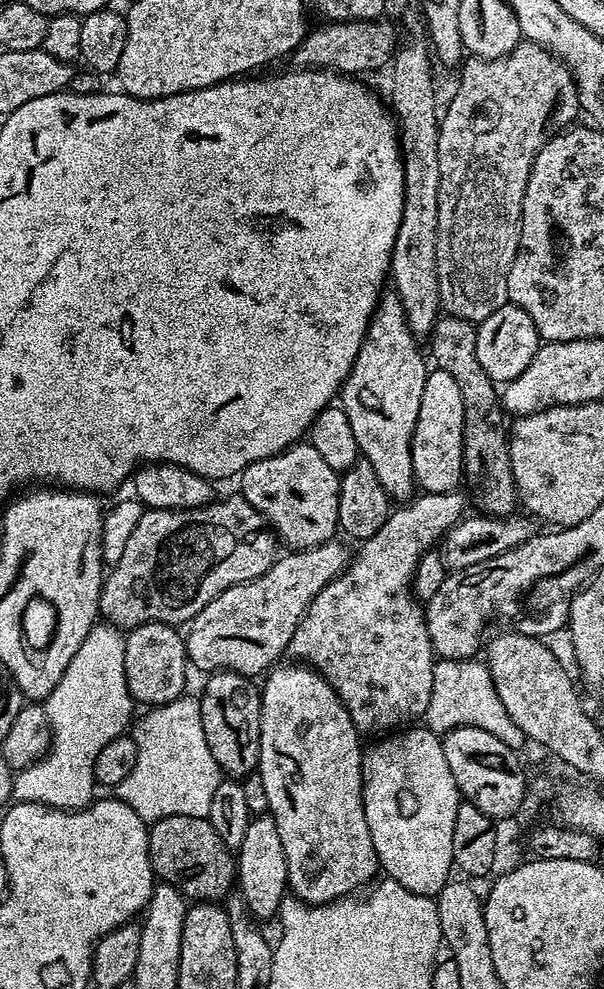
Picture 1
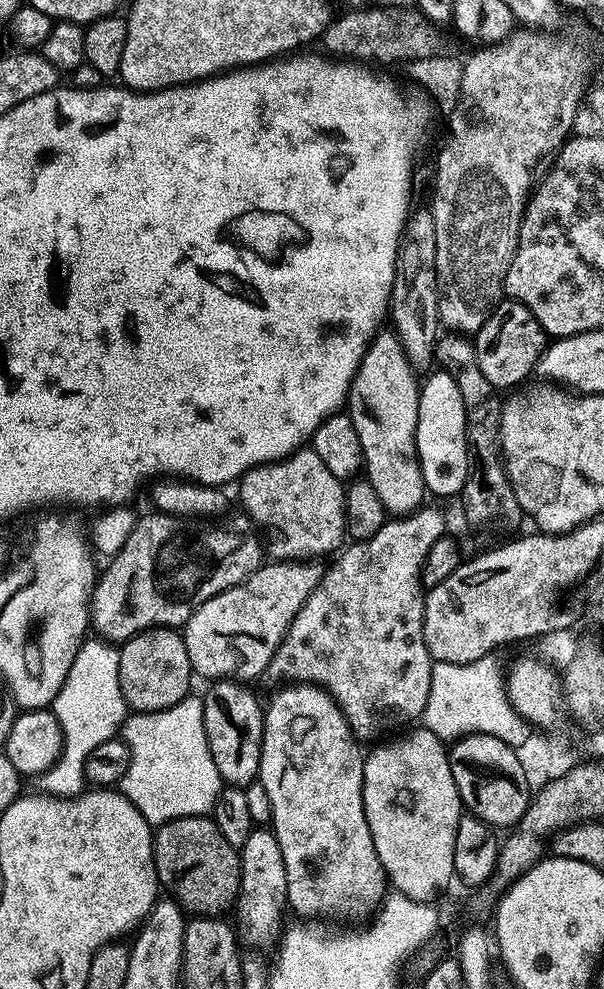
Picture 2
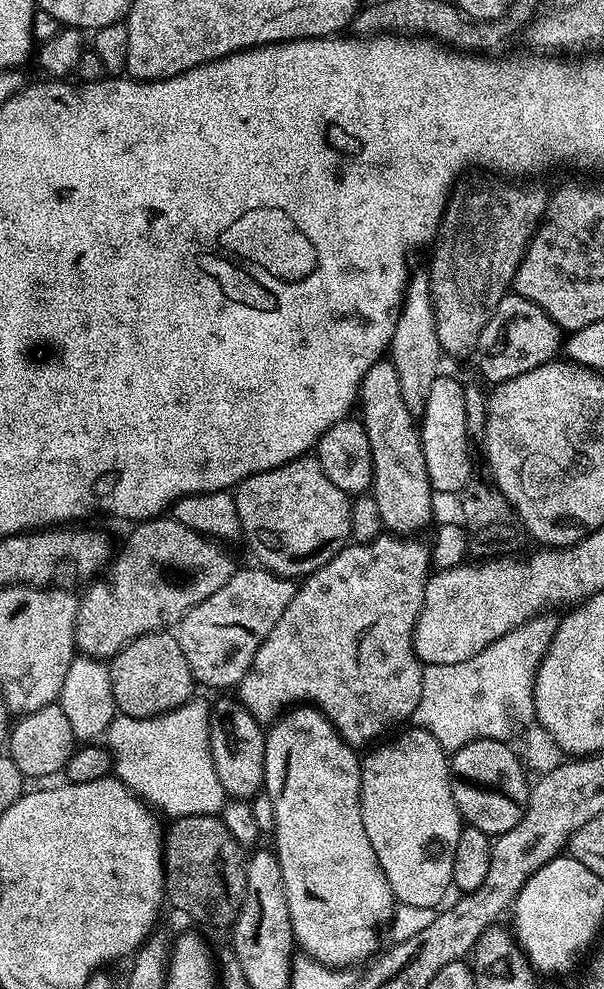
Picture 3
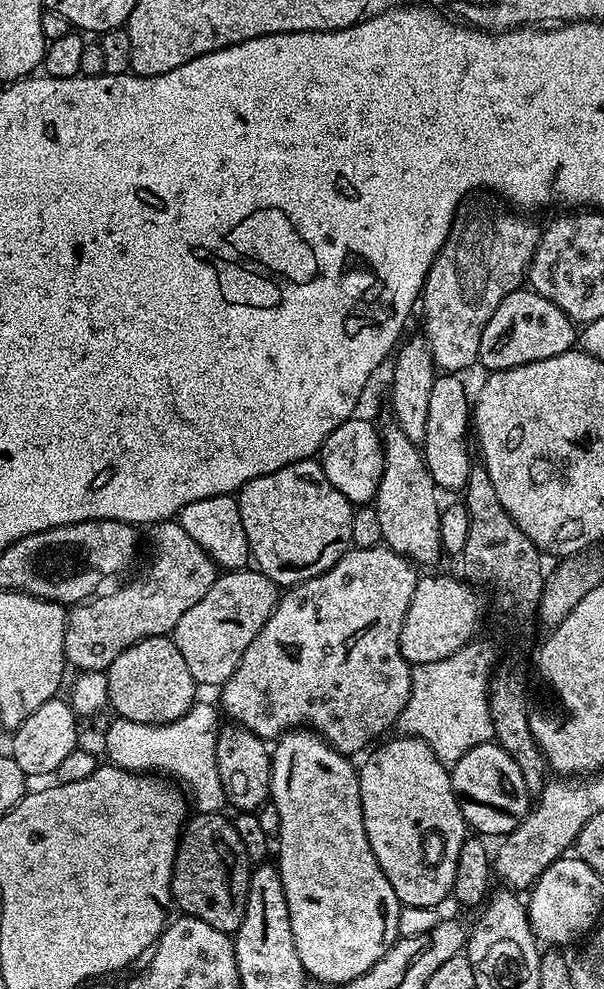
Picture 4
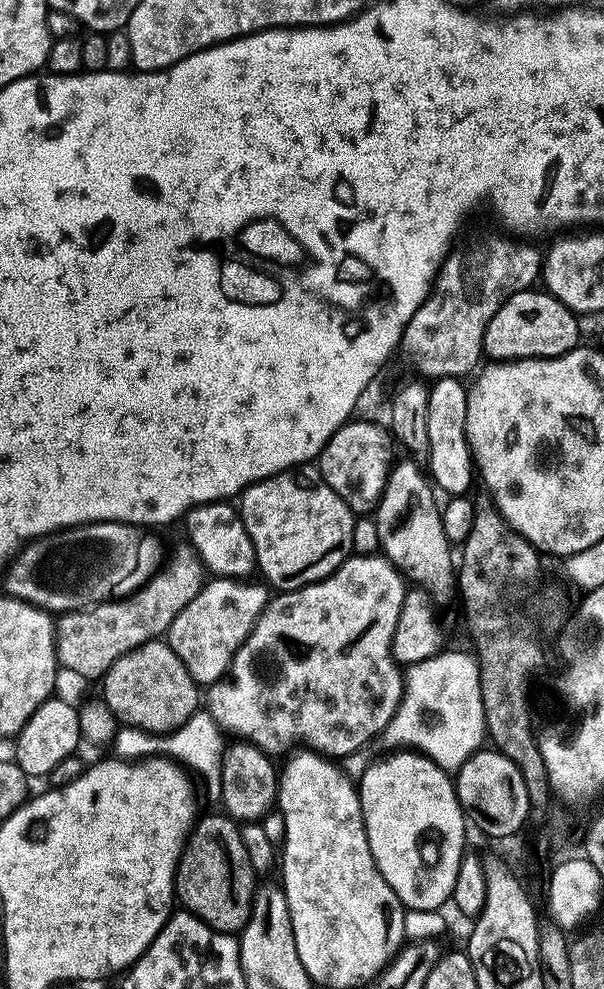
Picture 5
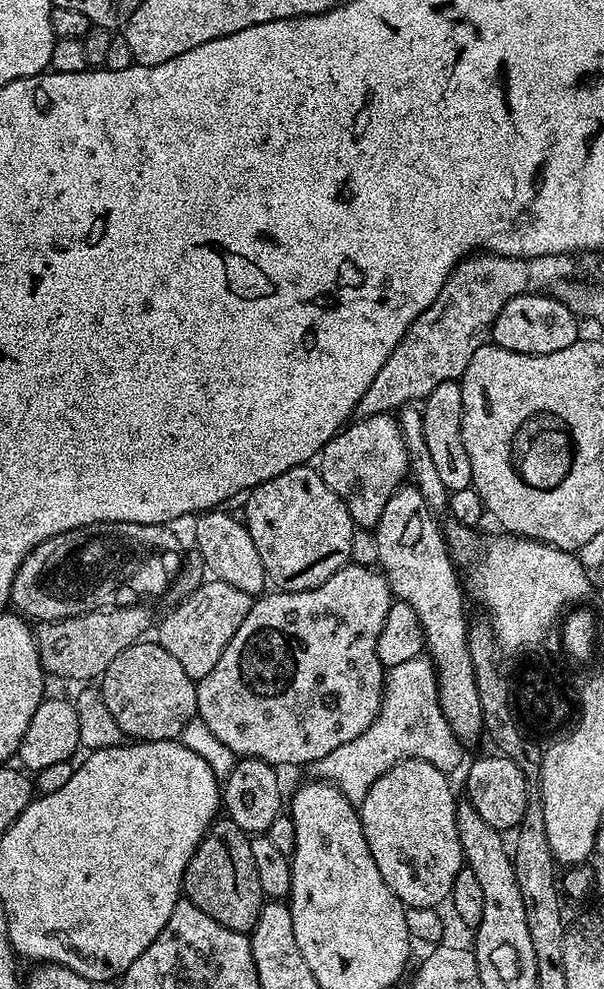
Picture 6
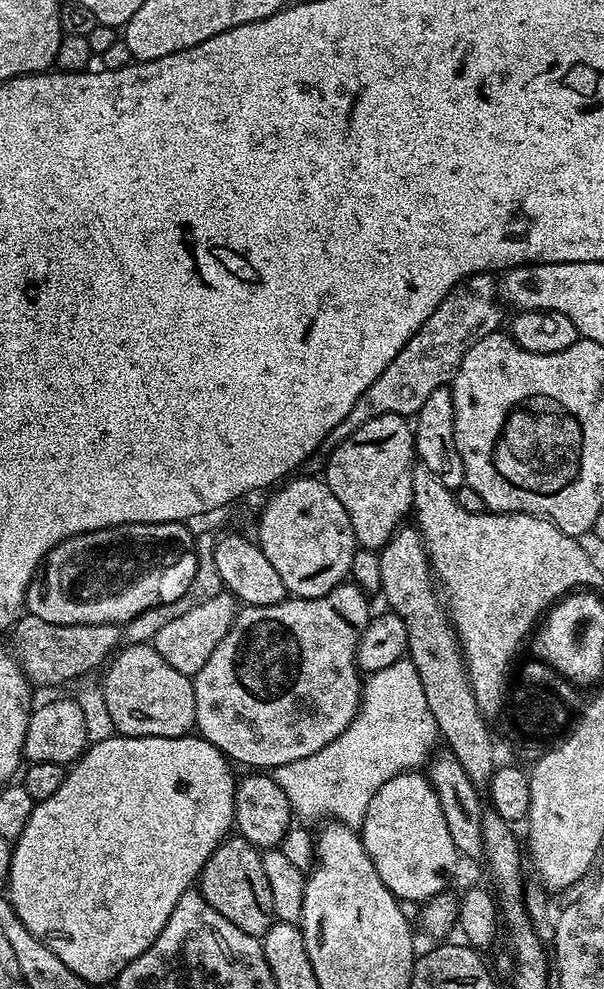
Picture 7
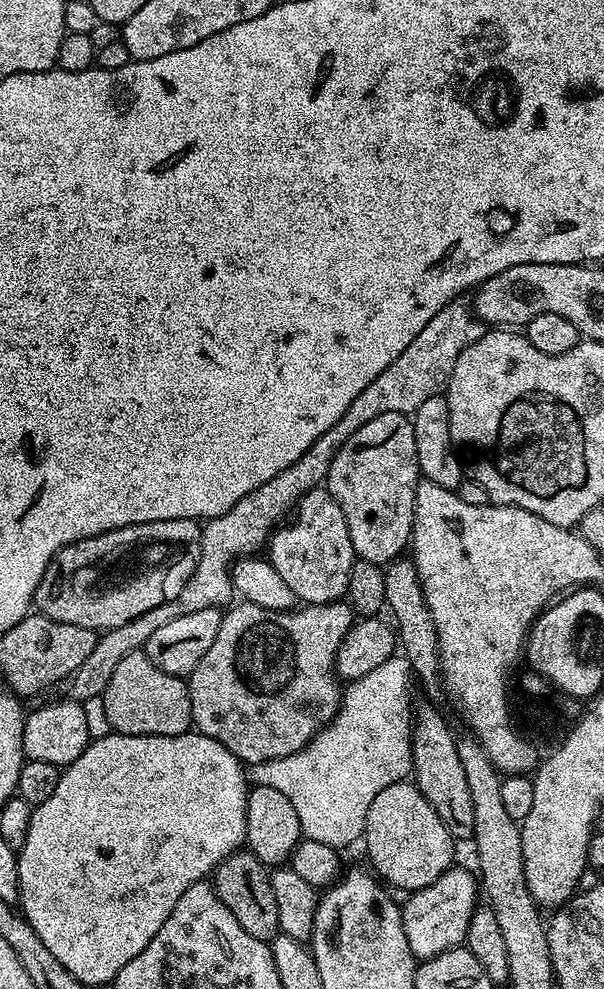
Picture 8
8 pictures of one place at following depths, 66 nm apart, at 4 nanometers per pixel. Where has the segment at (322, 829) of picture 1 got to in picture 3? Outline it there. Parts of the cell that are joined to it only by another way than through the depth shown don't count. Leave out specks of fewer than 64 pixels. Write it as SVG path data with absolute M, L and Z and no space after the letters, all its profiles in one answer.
M296 706L285 711L284 715L267 729L264 742L263 791L267 792L270 802L274 802L274 818L276 819L274 851L282 870L282 882L286 886L286 902L290 910L293 941L303 955L312 957L320 964L325 964L327 968L341 970L352 966L348 964L356 964L359 960L366 959L367 956L372 958L377 955L376 947L380 944L380 924L391 925L398 903L390 890L390 882L386 882L386 874L378 862L378 854L374 854L374 846L370 846L366 826L362 826L362 810L360 809L360 765L362 760L359 755L356 757L356 752L357 749L353 745L344 743L344 739L336 733L336 727L315 706Z

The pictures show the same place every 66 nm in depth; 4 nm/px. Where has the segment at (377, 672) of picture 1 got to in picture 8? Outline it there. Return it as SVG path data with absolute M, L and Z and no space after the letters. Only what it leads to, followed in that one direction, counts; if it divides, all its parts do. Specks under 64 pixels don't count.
M247 602L237 603L237 608L229 607L222 615L222 626L218 626L218 634L210 645L210 650L202 654L202 662L194 666L194 670L188 677L188 693L190 694L190 710L192 711L192 722L195 731L202 735L214 738L230 750L245 765L251 766L258 762L270 762L270 758L286 758L286 754L294 754L302 750L312 740L312 737L320 731L324 725L329 724L340 708L340 697L342 695L342 684L336 675L336 651L342 646L346 634L352 629L354 613L347 603L333 602L331 604L304 604L295 610L286 612L275 612L266 610L262 606L254 606Z

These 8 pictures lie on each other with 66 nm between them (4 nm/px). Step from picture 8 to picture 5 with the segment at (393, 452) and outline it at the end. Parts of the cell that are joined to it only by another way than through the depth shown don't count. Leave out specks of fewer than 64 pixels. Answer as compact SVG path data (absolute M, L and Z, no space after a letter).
M356 418L343 424L320 451L318 467L322 478L354 514L371 513L380 503L388 475L394 467L392 444L394 440L387 427L379 428L368 420Z

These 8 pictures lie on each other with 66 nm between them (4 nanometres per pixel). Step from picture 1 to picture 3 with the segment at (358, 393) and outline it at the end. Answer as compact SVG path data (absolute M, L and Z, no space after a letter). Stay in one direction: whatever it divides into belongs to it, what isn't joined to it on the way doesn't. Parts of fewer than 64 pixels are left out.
M381 358L374 366L370 366L370 370L366 370L366 378L362 378L360 383L358 412L359 408L358 419L364 425L366 436L370 438L370 492L376 497L385 529L392 534L420 534L428 523L433 523L434 489L430 474L426 474L426 458L422 454L420 430L410 410L406 410L406 402L402 402L398 370L392 365L391 359Z

